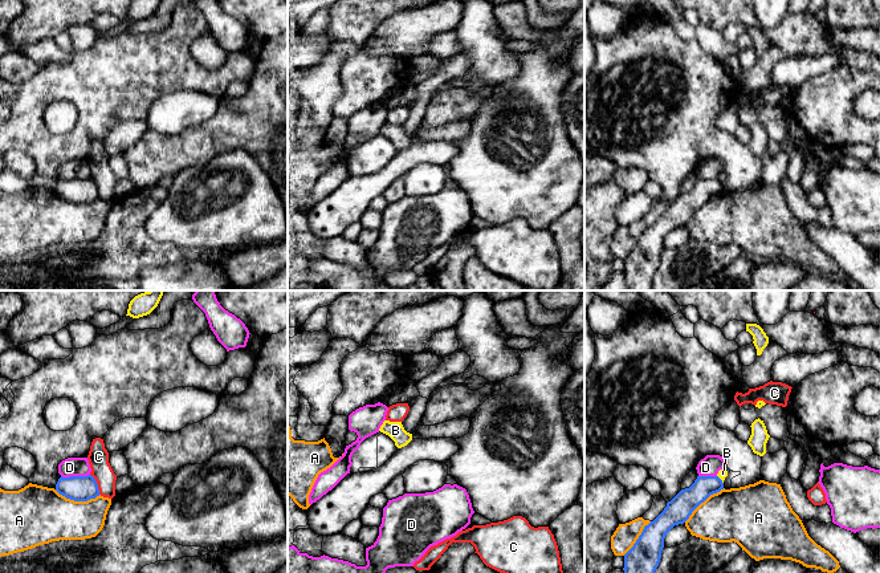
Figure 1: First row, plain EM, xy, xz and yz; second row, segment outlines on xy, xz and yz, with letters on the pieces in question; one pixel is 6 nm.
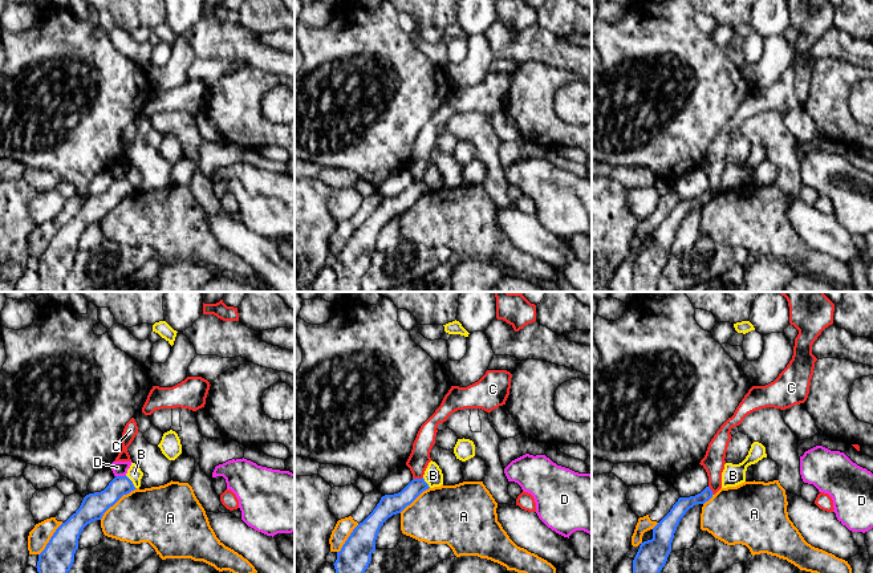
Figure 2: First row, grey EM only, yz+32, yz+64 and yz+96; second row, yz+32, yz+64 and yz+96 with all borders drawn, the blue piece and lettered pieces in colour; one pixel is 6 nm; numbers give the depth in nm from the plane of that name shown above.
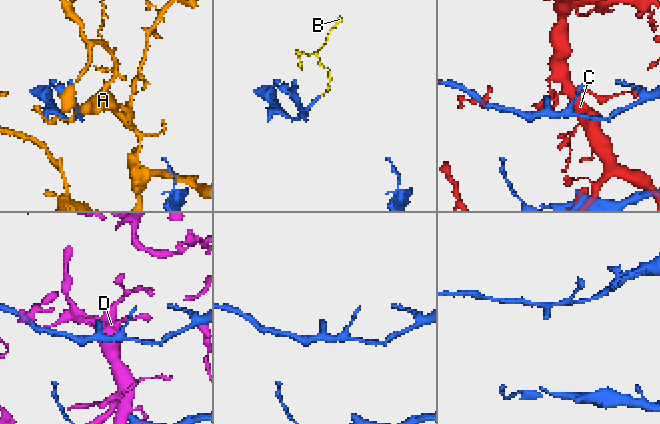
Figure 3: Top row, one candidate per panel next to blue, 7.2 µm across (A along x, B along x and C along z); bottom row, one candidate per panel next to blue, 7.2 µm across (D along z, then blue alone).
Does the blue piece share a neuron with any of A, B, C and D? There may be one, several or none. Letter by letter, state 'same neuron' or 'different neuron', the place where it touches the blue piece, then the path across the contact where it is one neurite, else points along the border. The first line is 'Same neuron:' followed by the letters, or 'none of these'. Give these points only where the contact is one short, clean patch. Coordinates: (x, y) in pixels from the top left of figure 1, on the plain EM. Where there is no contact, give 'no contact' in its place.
Same neuron: none of these
A: different neuron | xy (77, 203)
B: different neuron | yz (720, 182) | along yz (717, 178), (722, 186)
C: different neuron | xy (97, 187)
D: different neuron | xy (74, 179)

